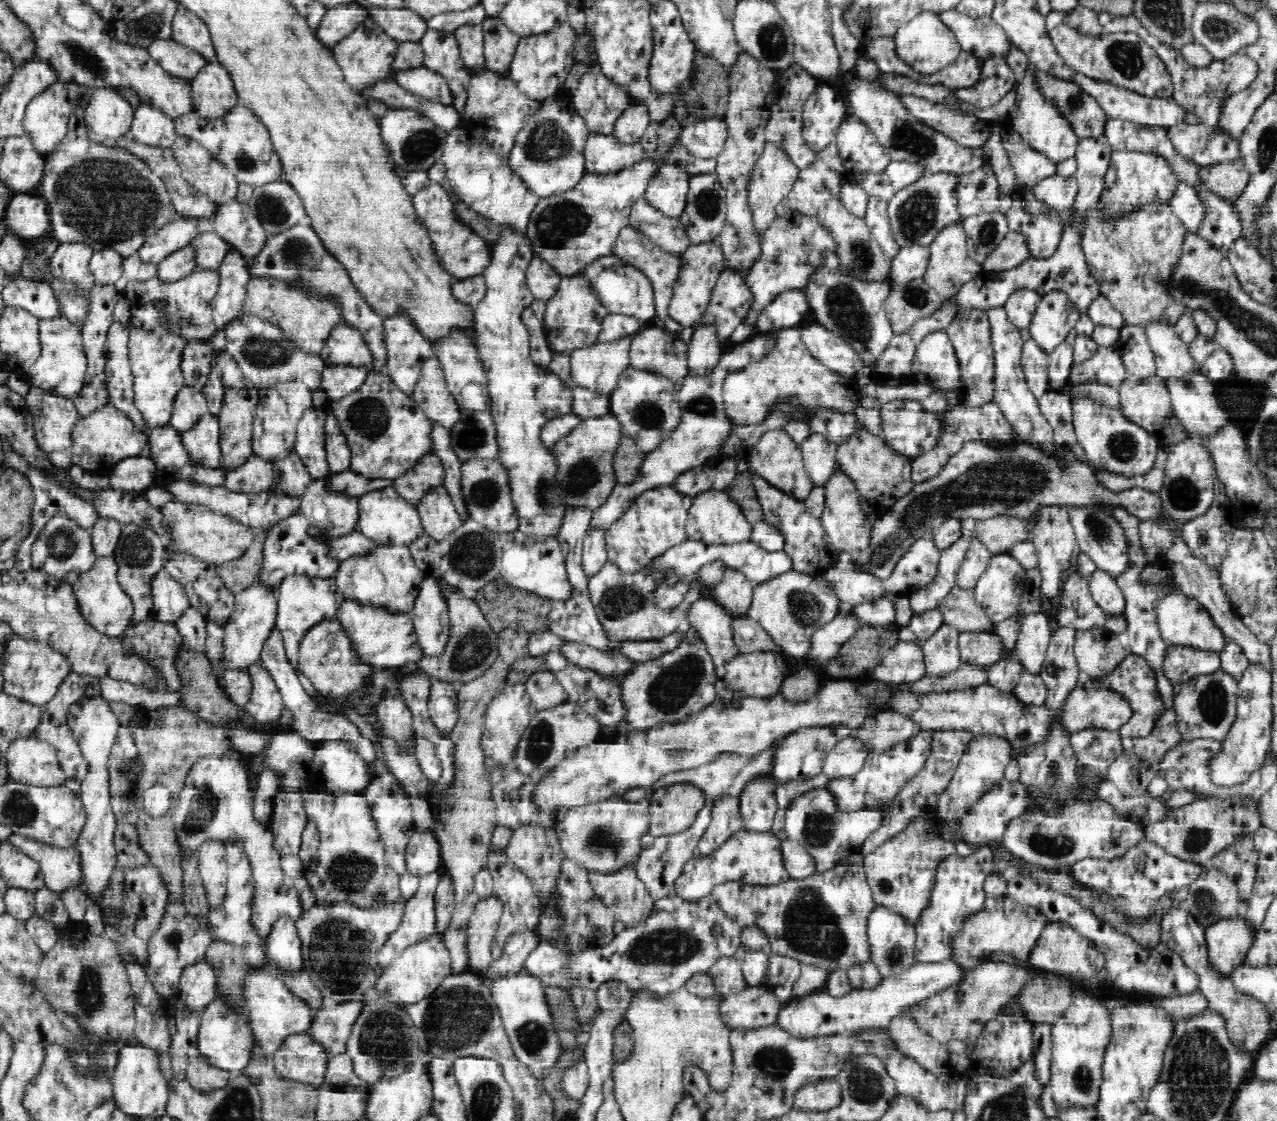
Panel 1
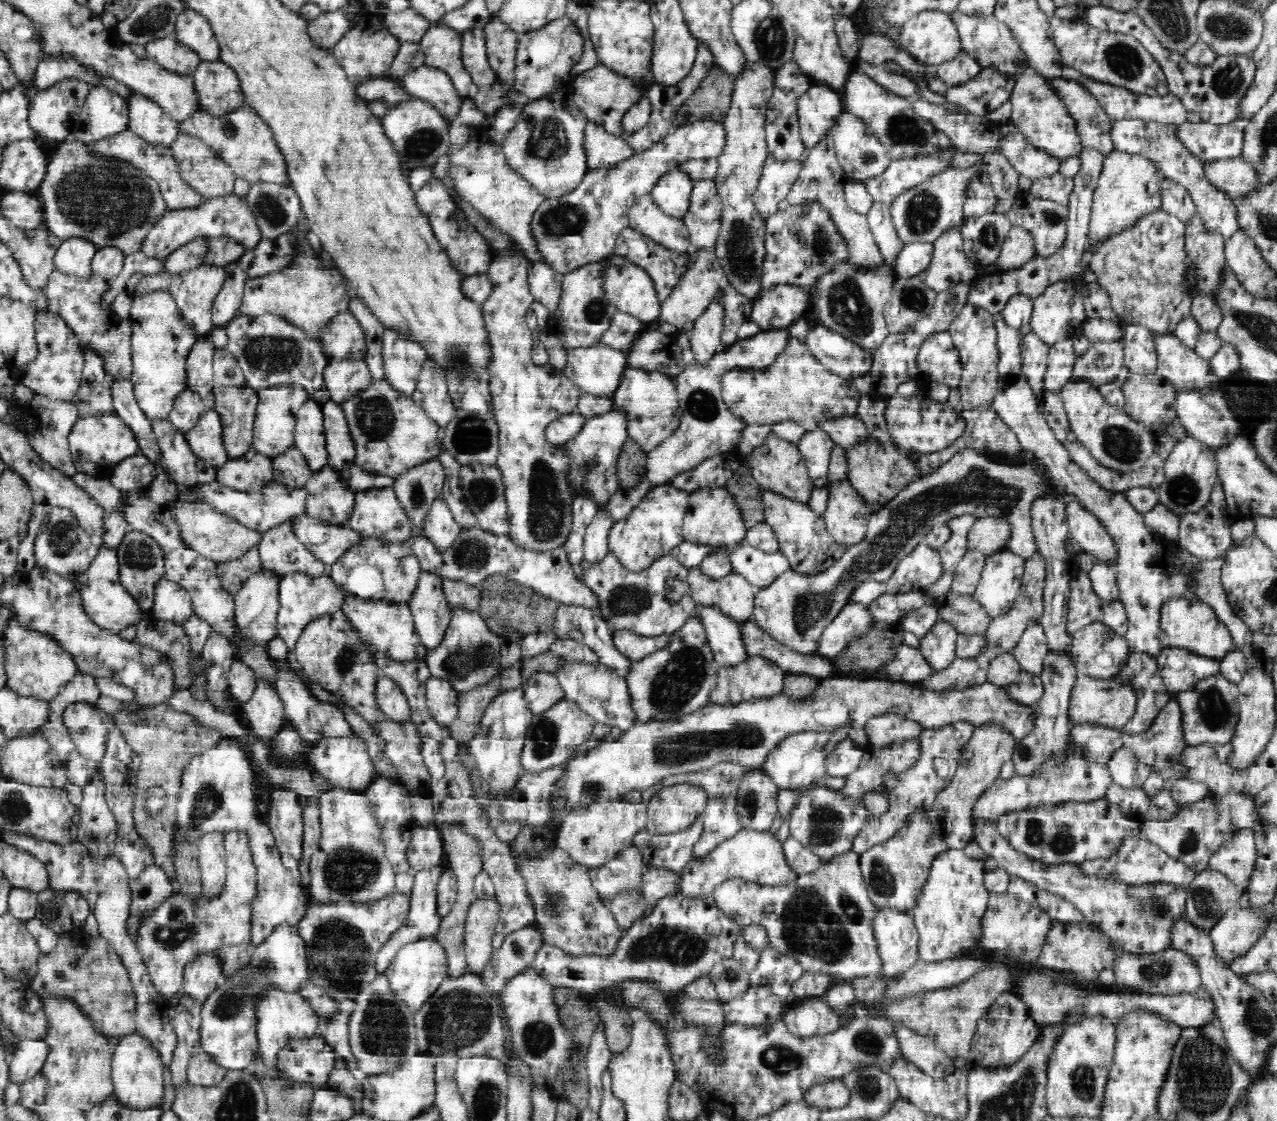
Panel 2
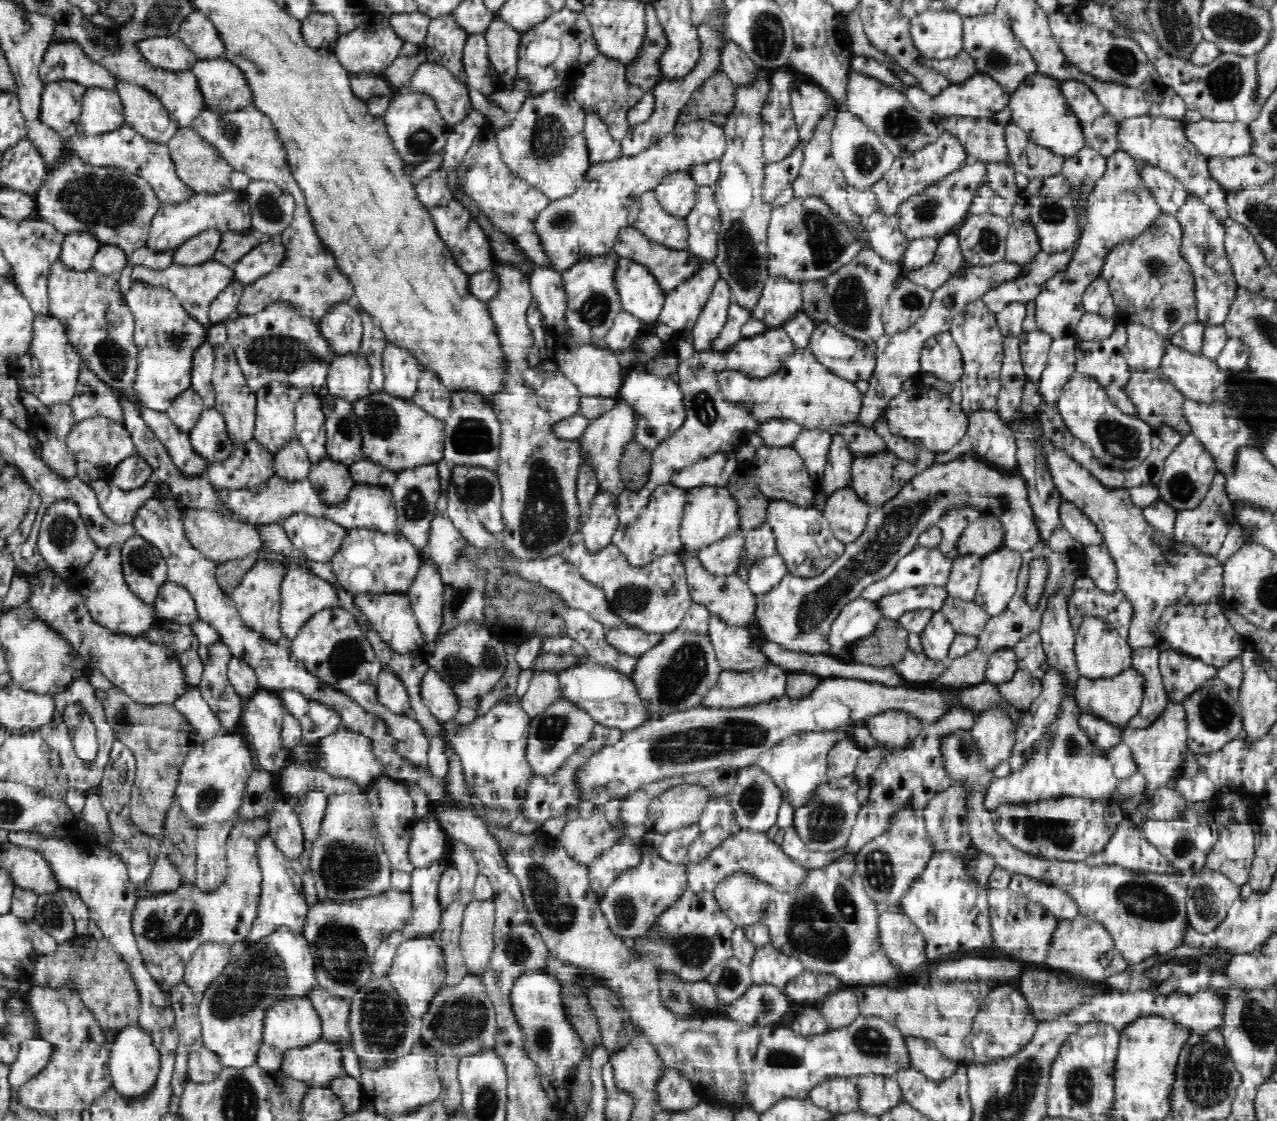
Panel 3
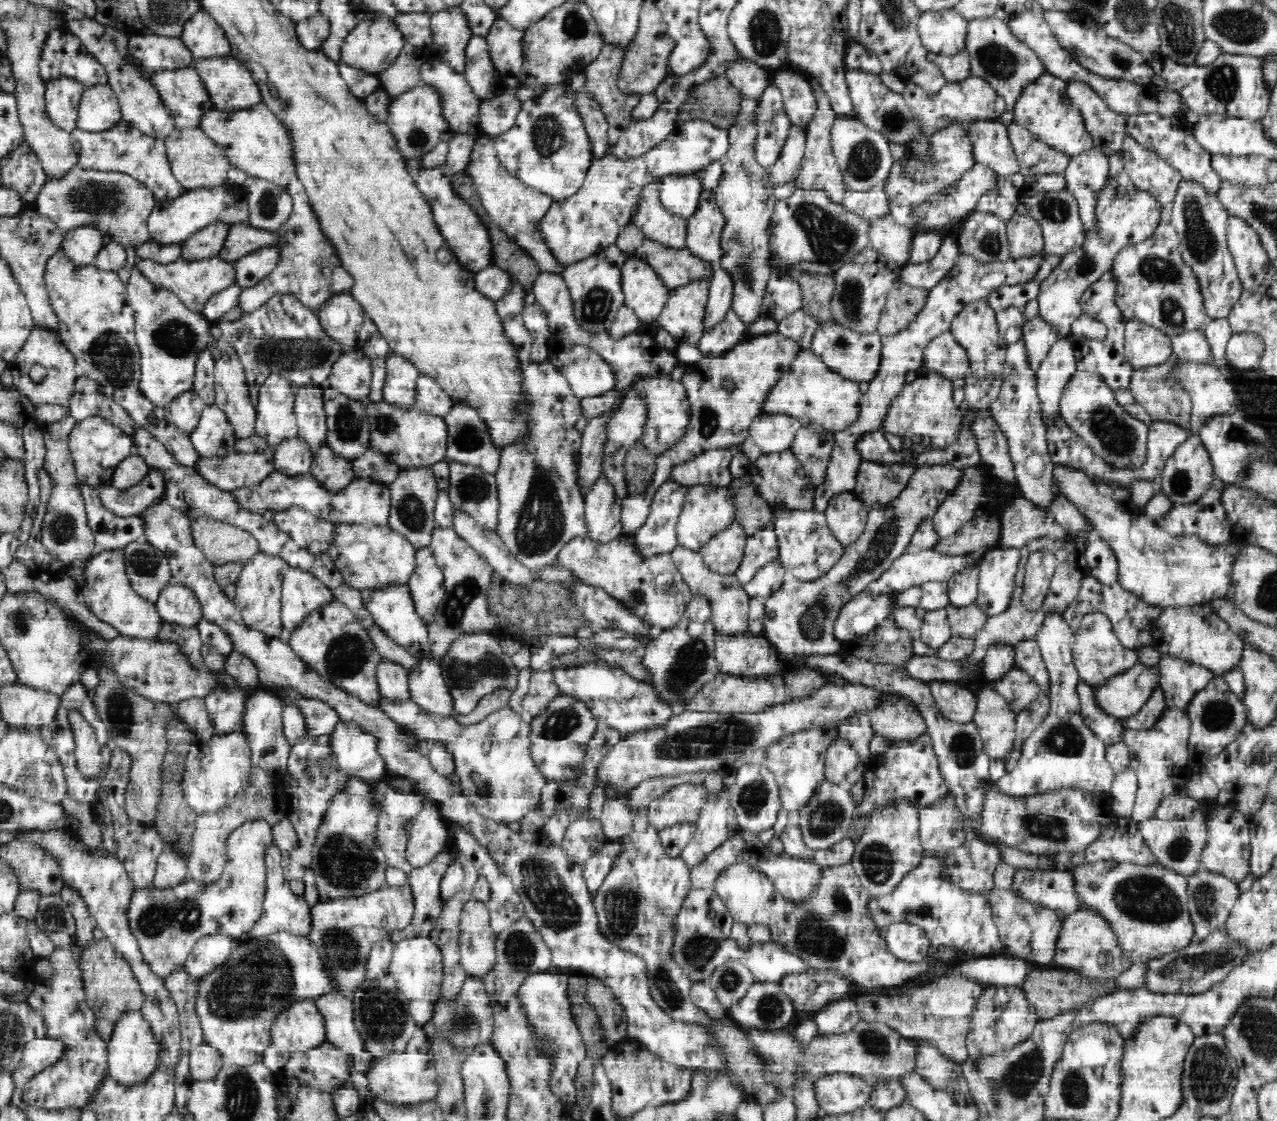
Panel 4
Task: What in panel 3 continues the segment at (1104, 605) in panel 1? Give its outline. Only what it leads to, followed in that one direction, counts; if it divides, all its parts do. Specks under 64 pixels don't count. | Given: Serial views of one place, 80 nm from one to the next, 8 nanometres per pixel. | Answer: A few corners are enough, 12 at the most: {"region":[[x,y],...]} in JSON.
{"region":[[1106,546],[1083,547],[1084,573],[1115,594],[1117,568]]}

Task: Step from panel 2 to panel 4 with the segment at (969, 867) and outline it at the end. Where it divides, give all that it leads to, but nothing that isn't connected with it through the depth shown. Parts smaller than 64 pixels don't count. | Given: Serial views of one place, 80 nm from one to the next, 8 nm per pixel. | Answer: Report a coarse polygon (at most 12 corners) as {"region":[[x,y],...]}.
{"region":[[925,857],[870,898],[878,930],[919,926],[940,949],[1003,955],[987,895]]}

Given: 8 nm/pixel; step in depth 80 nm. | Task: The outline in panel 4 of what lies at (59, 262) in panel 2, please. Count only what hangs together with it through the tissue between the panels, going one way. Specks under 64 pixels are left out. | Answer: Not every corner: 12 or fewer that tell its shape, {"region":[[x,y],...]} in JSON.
{"region":[[100,231],[67,232],[61,250],[74,266],[90,266],[104,246]]}

